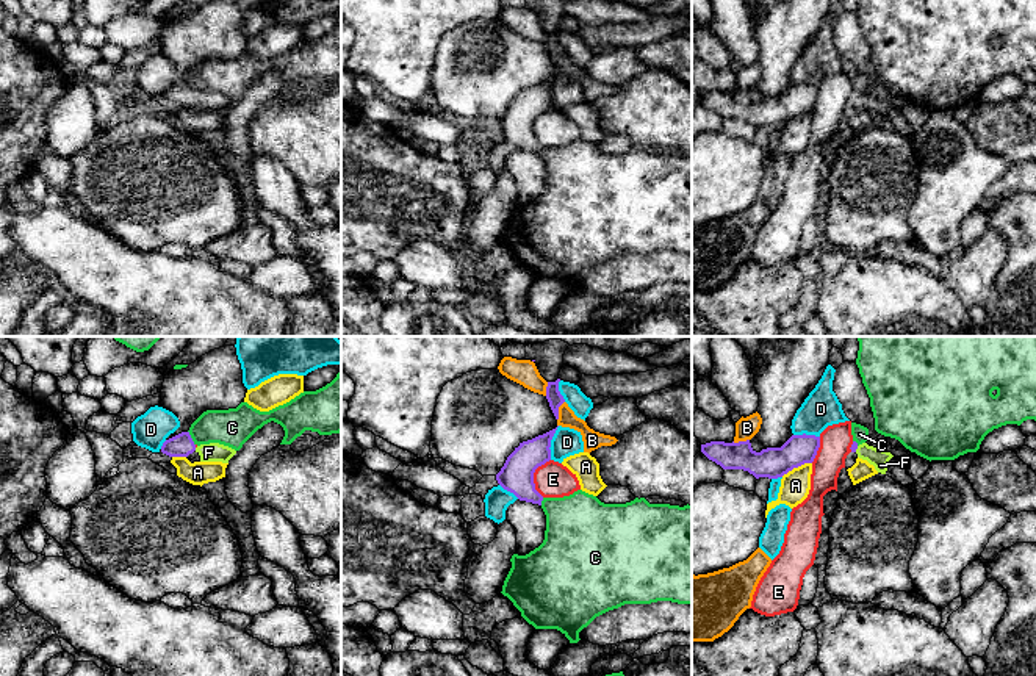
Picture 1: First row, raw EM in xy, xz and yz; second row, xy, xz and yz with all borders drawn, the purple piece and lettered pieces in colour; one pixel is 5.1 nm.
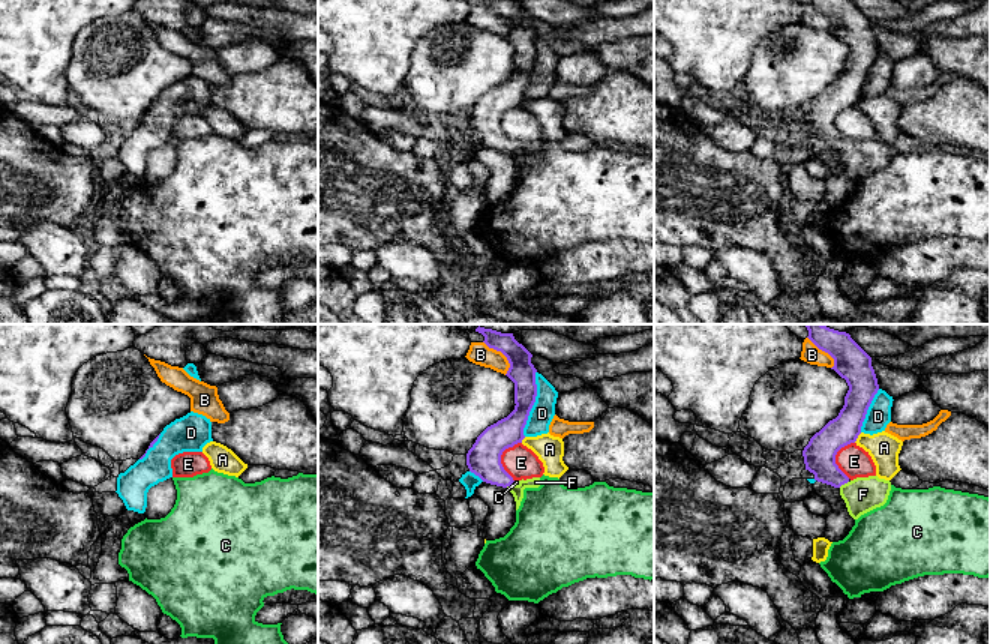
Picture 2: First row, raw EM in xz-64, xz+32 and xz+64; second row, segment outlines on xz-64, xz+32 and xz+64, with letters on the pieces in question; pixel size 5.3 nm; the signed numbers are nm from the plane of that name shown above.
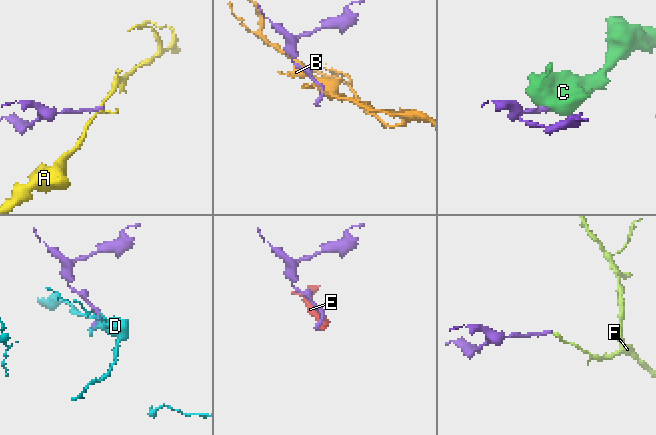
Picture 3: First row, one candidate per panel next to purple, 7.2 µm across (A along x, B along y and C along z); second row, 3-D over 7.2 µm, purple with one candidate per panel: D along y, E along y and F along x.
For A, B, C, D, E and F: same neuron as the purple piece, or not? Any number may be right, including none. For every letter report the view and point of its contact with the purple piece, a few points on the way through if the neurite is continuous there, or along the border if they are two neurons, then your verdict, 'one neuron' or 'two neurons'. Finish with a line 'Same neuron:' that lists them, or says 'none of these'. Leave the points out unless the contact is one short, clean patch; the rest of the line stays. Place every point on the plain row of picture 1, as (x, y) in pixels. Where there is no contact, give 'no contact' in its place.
A: yz (795, 116) | two neurons
B: xz (557, 60) | two neurons
C: xy (191, 88) | along xy (188, 80), (194, 94) | two neurons
D: xz (550, 93) | two neurons
E: xz (532, 125) | along xz (550, 108), (534, 122), (534, 138), (542, 146) | two neurons
F: yz (856, 97) | across yz (853, 97), (856, 97), (877, 107) | one neuron
Same neuron: F

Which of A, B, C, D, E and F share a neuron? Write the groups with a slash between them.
A / B / C / D / E / F

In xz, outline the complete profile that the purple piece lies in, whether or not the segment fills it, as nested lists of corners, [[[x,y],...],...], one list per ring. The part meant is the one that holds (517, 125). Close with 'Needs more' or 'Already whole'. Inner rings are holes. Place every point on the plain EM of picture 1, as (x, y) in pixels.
[[[557,77],[520,92],[496,124],[498,133],[520,150],[541,155],[543,146],[535,139],[534,122],[551,110],[551,89]]]. Already whole

